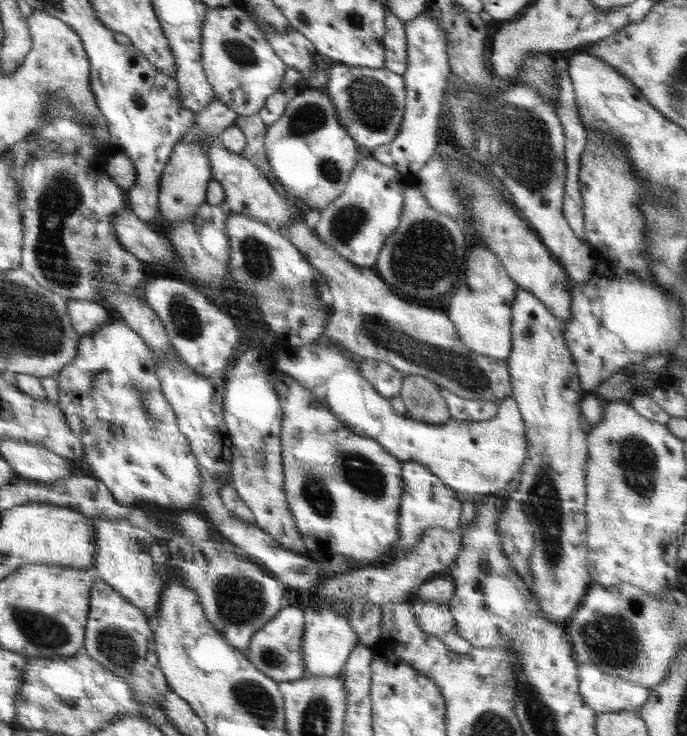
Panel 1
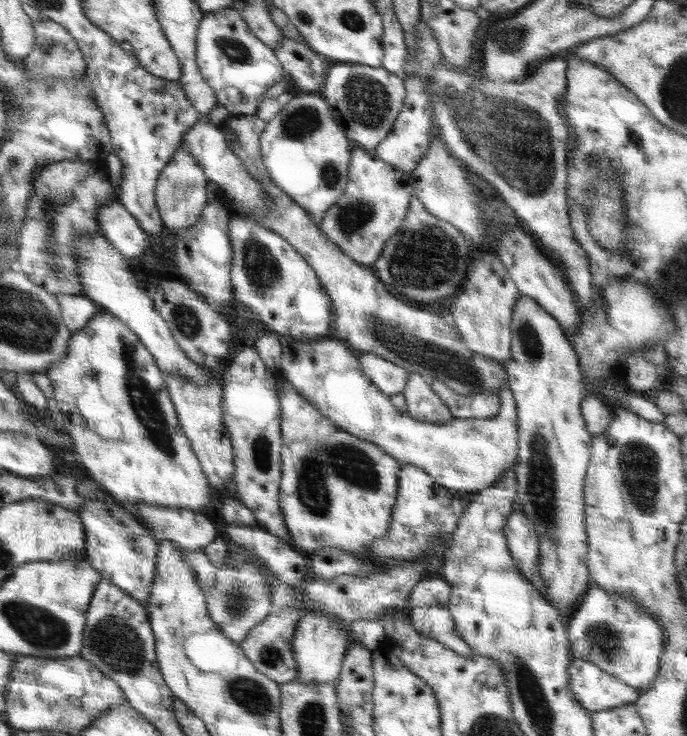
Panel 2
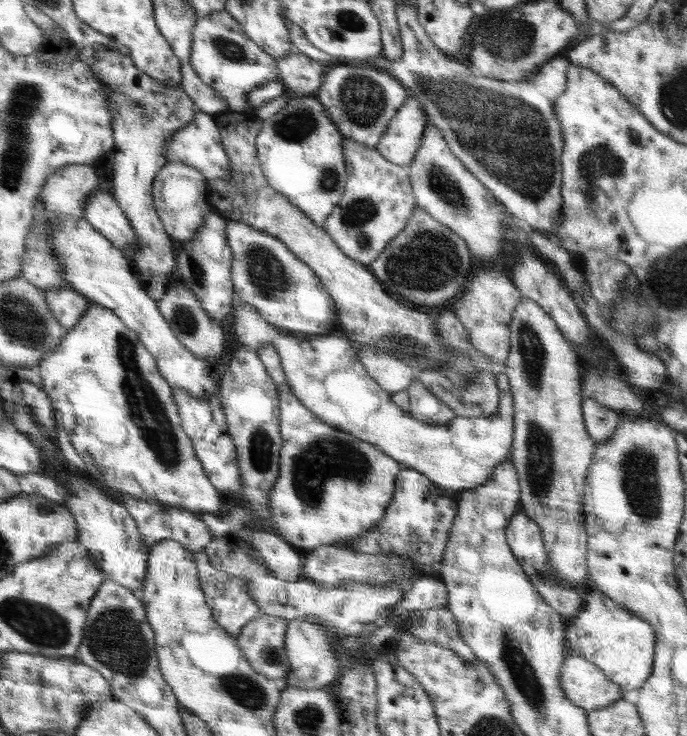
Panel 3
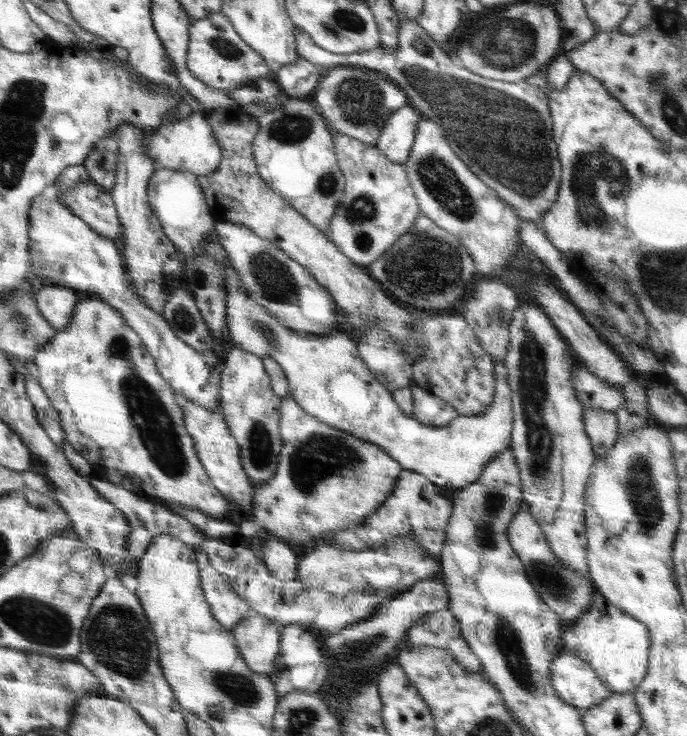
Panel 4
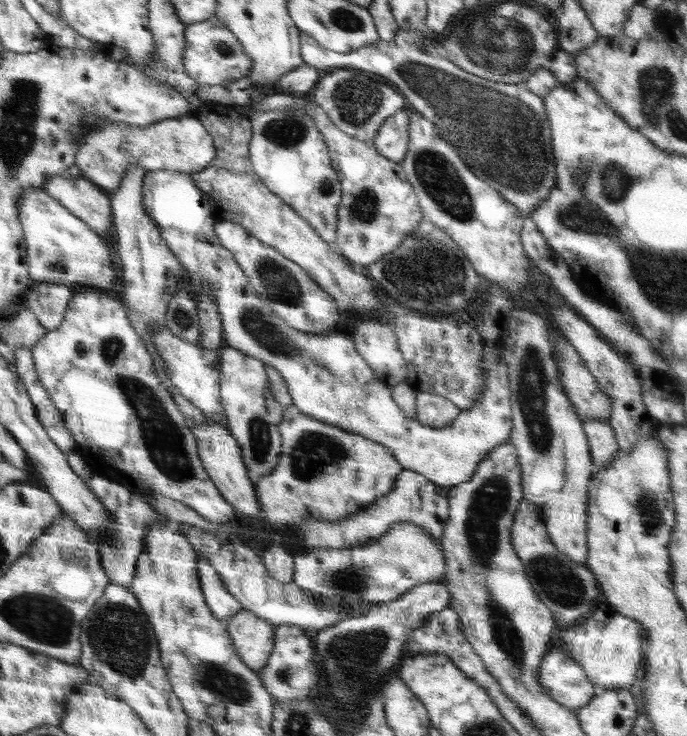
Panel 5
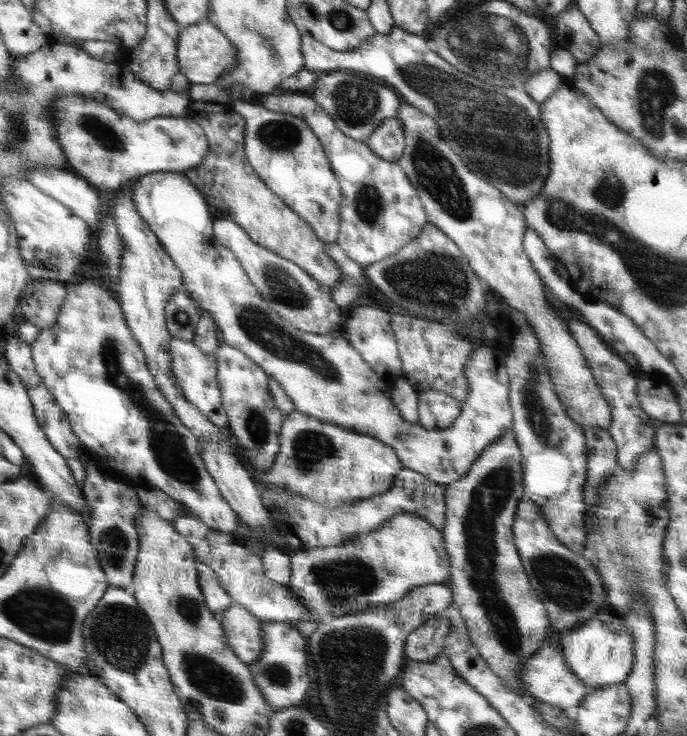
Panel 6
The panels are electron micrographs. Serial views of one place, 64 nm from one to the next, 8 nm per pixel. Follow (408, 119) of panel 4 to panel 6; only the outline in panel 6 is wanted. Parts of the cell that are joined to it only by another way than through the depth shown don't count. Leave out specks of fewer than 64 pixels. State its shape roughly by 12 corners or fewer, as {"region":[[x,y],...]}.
{"region":[[398,117],[383,121],[366,143],[397,162],[406,146]]}

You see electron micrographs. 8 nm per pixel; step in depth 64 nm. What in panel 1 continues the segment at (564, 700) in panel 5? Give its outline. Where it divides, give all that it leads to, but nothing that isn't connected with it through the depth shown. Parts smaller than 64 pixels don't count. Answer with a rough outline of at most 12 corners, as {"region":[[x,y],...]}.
{"region":[[578,663],[578,691],[597,713],[638,711],[650,687]]}

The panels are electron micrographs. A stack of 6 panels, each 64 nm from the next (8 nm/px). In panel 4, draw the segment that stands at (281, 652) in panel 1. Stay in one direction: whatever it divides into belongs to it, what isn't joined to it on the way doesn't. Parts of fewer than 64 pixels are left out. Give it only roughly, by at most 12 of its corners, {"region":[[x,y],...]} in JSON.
{"region":[[254,611],[232,634],[254,672],[274,663],[284,625]]}

